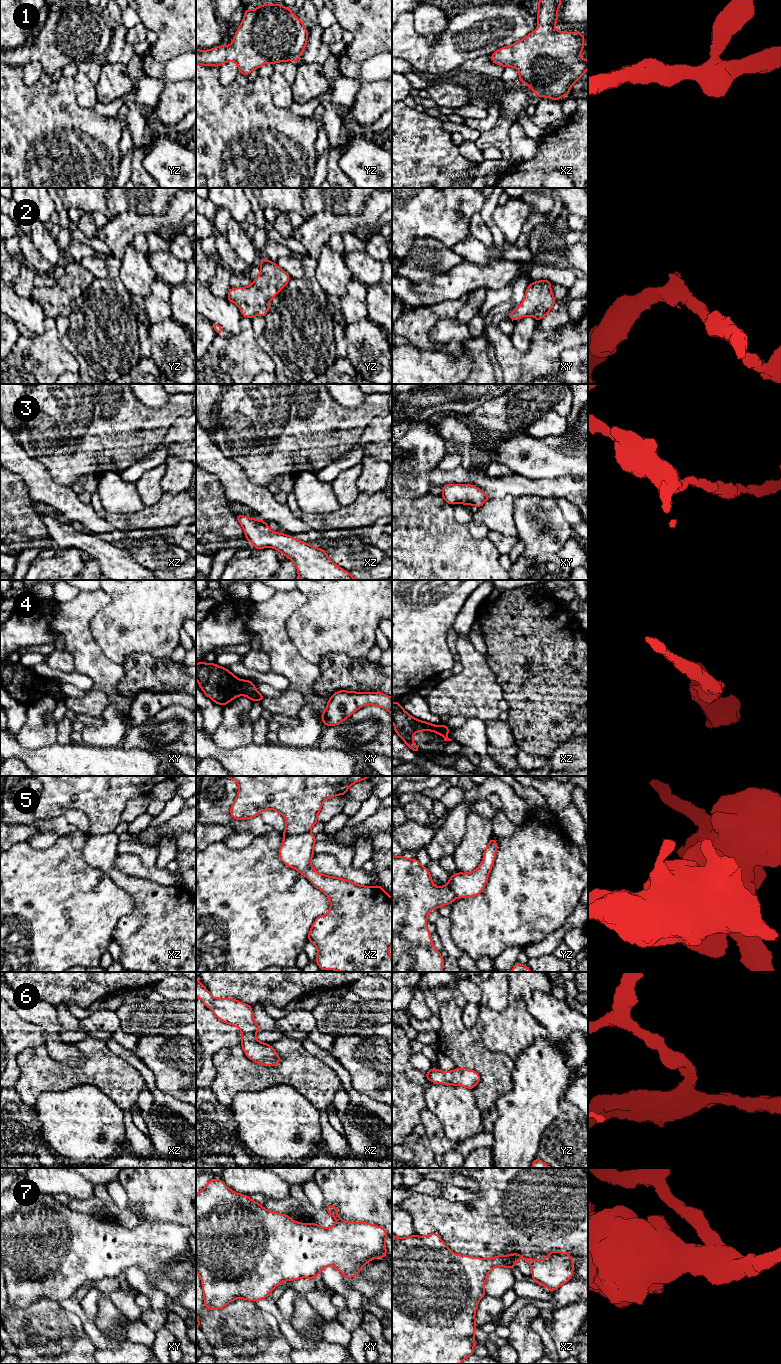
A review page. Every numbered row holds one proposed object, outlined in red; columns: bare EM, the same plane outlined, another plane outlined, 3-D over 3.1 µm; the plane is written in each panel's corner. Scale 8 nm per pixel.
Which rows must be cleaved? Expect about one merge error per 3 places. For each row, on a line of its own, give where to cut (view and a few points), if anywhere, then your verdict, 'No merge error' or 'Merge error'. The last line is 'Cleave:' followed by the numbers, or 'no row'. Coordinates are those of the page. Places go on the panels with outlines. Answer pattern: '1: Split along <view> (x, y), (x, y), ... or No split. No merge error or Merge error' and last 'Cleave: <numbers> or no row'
1: No split. No merge error
2: No split. No merge error
3: No split. No merge error
4: No split. No merge error
5: Split along xz (309, 831), (284, 836). Merge error
6: No split. No merge error
7: No split. No merge error
Cleave: 5

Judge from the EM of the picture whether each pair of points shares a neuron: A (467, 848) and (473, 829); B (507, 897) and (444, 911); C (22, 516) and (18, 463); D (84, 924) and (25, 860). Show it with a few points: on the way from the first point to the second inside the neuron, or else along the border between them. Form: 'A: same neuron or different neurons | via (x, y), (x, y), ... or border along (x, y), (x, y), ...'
A: same neuron | via (472, 843), (473, 834)
B: different neurons | border along (452, 904), (449, 916)
C: different neurons | border along (10, 470), (22, 478), (27, 486), (30, 497)
D: same neuron | via (70, 908), (38, 876)

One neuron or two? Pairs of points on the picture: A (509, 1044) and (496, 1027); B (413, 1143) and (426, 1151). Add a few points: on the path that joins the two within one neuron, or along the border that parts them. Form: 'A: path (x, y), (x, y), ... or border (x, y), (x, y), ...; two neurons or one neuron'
A: path (509, 1040), (500, 1031); one neuron
B: path (416, 1143), (423, 1150); one neuron

